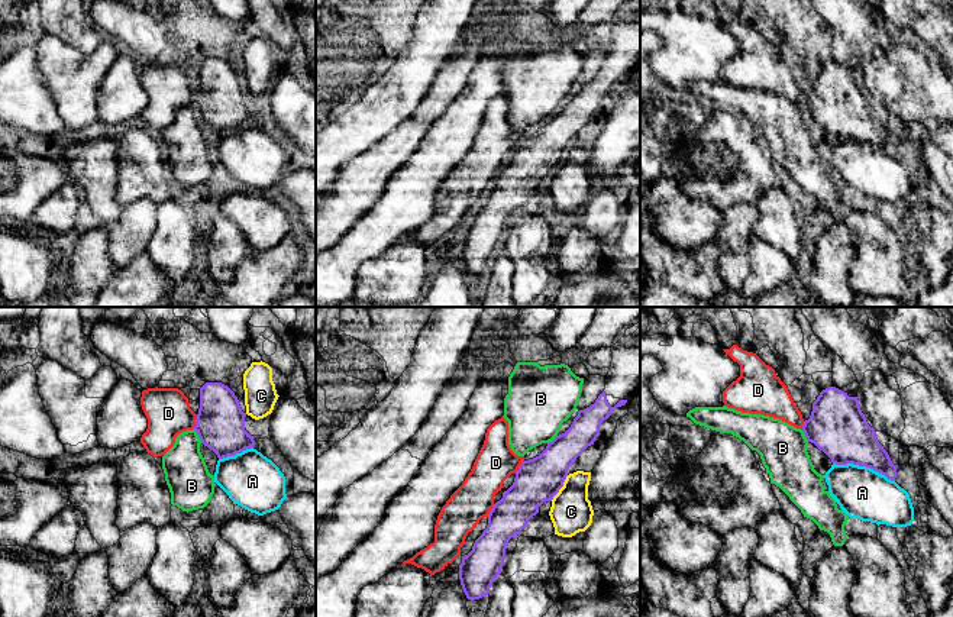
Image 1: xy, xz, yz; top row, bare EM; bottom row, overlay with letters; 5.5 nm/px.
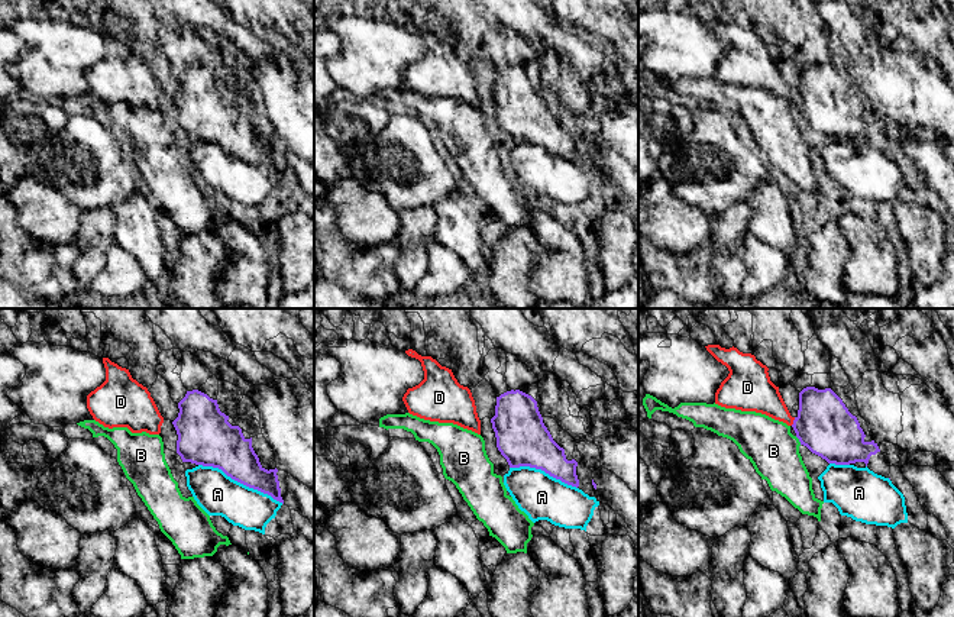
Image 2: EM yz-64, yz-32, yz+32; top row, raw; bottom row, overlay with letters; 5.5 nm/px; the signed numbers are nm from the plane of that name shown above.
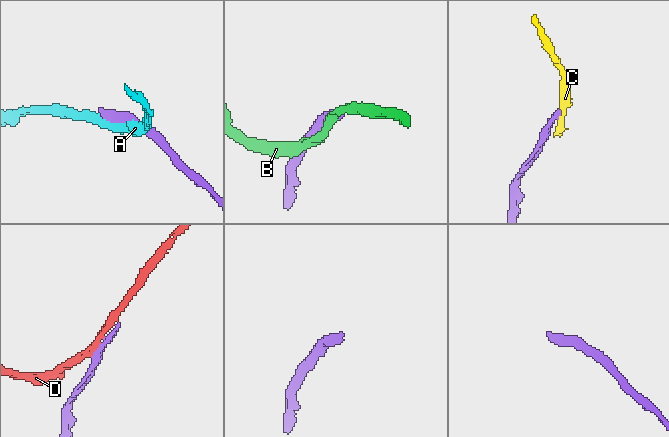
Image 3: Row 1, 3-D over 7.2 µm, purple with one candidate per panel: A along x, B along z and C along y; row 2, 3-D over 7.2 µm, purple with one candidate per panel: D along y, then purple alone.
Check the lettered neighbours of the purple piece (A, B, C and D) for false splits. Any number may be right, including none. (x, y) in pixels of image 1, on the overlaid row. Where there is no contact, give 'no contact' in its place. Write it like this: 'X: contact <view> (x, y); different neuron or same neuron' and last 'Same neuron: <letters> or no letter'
A: contact yz (863, 465); different neuron
B: contact xy (199, 436); different neuron
C: contact xz (561, 487); different neuron
D: contact xy (196, 422); different neuron
Same neuron: no letter

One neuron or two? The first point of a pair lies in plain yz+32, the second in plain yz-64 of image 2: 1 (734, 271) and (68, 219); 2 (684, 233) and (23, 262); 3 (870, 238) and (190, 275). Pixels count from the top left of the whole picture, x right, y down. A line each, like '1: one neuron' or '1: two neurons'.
1: two neurons
2: two neurons
3: two neurons

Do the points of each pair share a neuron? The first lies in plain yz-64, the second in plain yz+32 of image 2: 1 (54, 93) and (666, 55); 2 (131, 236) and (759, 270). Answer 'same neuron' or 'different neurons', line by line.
1: same neuron
2: different neurons

